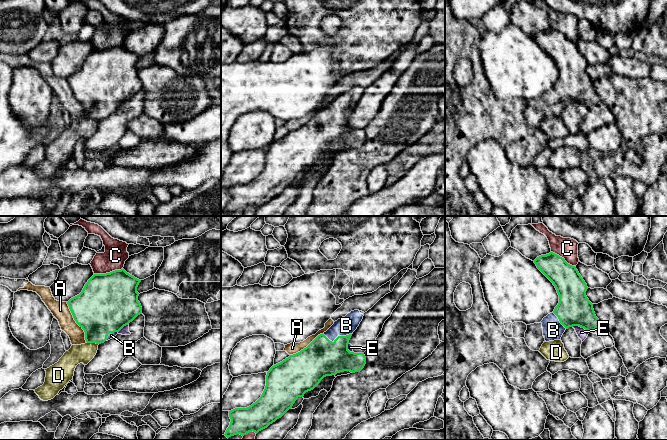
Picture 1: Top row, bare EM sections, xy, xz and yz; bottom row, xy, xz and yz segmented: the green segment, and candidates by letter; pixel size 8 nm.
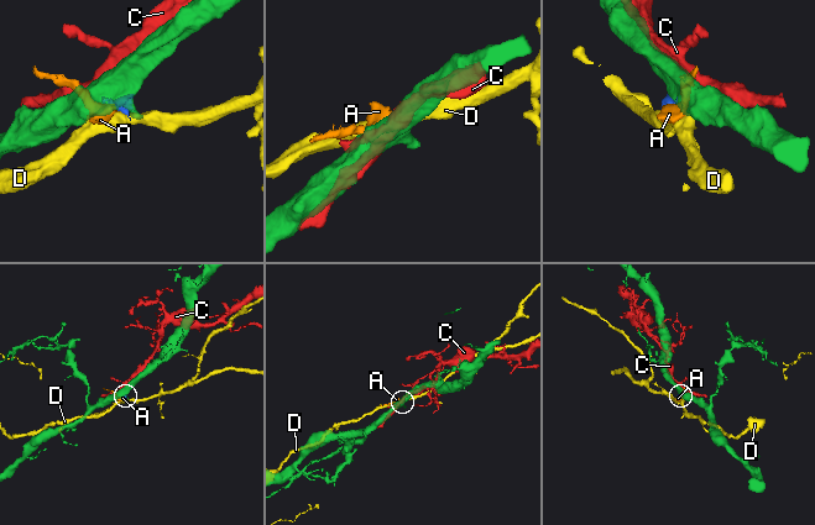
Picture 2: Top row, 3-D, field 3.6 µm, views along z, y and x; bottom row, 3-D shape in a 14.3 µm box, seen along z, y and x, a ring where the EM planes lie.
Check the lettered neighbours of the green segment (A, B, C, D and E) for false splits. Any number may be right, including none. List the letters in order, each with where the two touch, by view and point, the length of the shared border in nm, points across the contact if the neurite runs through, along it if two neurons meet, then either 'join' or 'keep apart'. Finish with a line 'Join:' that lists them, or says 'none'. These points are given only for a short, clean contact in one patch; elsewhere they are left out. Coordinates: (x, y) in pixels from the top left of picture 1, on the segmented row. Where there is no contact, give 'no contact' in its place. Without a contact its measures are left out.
A: xy (76, 322) | 360 nm | along xy (66, 302), (73, 319), (83, 330), (84, 339), (87, 342) | keep apart
B: xz (338, 336) | 240 nm | join
C: xy (108, 273) | 240 nm | keep apart
D: xy (93, 342) | 100 nm | keep apart
E: yz (580, 326) | 140 nm | along yz (572, 326), (583, 327), (588, 332) | keep apart
Join: B

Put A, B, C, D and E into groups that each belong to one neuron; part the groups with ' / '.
A / B / C / D / E

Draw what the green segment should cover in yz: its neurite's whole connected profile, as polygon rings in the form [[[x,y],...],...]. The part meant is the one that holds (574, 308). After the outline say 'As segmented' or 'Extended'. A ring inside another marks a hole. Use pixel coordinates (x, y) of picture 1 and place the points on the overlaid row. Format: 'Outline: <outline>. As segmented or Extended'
Outline: [[[553,252],[537,257],[534,263],[553,283],[559,295],[559,303],[554,311],[541,321],[543,336],[546,342],[561,340],[563,333],[569,327],[579,326],[591,332],[601,326],[599,319],[595,315],[593,304],[586,296],[586,291],[588,289],[587,284],[575,266],[568,264],[564,258]]]. Extended

